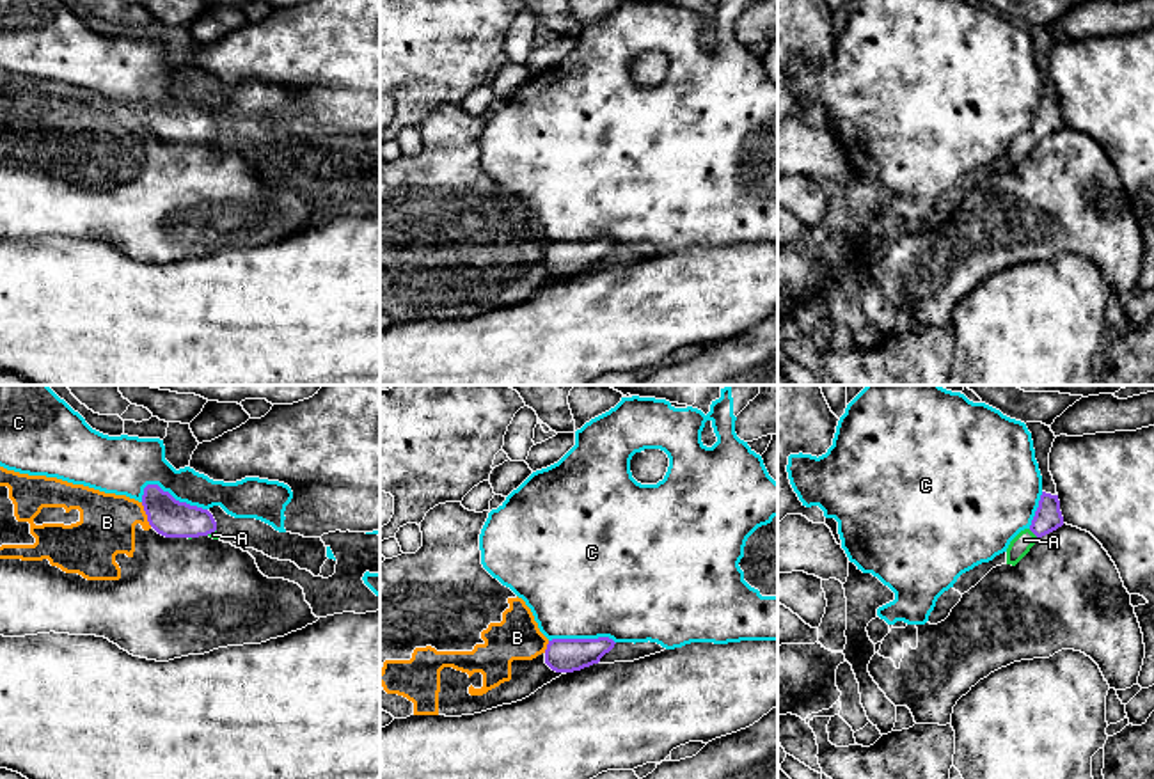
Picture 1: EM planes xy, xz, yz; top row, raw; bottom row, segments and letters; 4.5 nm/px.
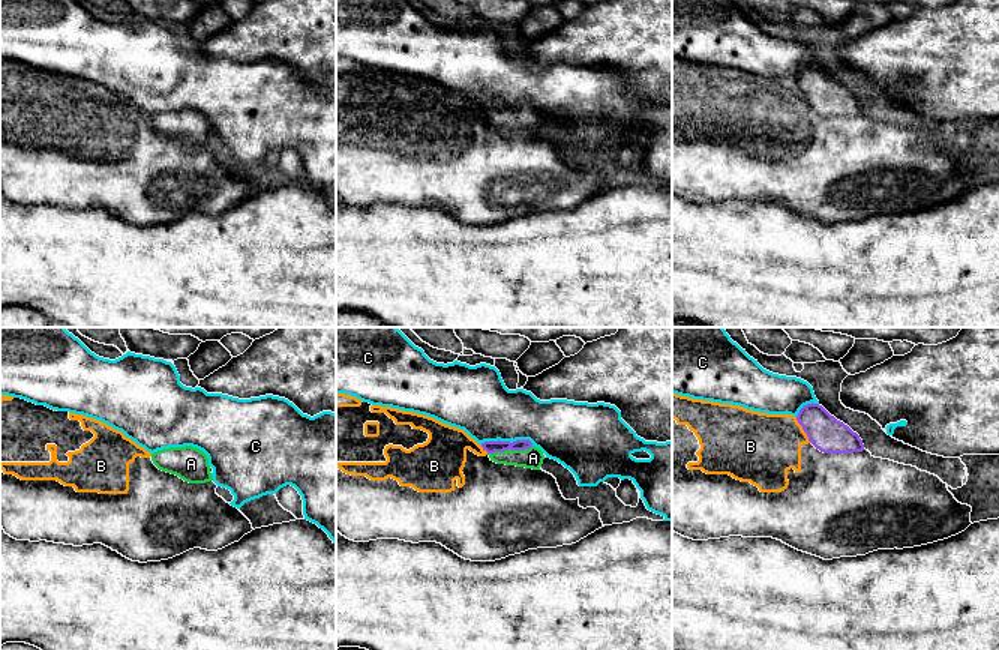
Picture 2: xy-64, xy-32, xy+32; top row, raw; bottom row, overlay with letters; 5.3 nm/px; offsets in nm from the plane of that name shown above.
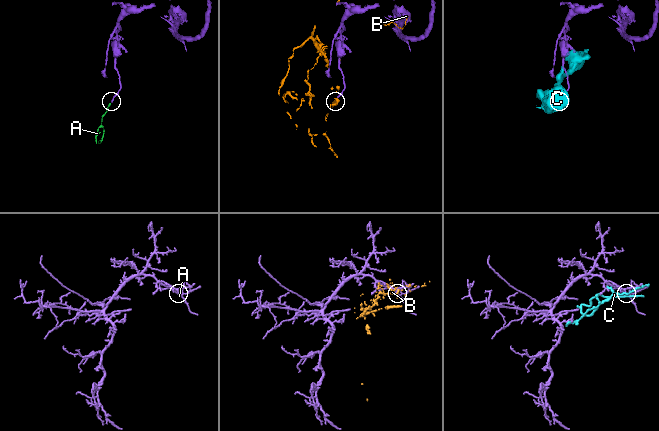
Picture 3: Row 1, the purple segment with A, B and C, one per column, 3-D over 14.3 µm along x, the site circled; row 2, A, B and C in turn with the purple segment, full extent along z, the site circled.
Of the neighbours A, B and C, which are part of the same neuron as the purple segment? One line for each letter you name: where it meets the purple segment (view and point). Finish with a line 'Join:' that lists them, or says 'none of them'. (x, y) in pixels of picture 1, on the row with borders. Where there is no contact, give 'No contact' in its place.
A: Touches purple at yz (1034, 533)
Join: A

